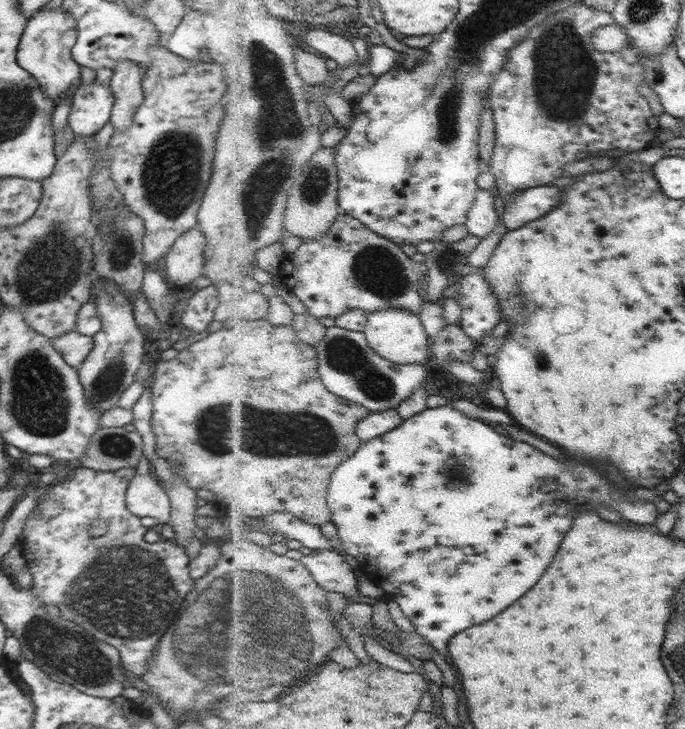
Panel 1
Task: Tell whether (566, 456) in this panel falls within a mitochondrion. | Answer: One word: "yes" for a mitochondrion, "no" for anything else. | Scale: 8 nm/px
no

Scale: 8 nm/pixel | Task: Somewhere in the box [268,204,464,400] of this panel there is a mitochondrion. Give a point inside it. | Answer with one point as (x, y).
(377, 269)

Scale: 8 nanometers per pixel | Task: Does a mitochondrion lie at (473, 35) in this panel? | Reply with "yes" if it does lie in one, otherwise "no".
yes

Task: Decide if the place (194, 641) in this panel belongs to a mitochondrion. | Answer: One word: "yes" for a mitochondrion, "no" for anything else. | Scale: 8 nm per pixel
yes

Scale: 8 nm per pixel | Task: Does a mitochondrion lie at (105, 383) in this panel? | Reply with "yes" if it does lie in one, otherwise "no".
yes

